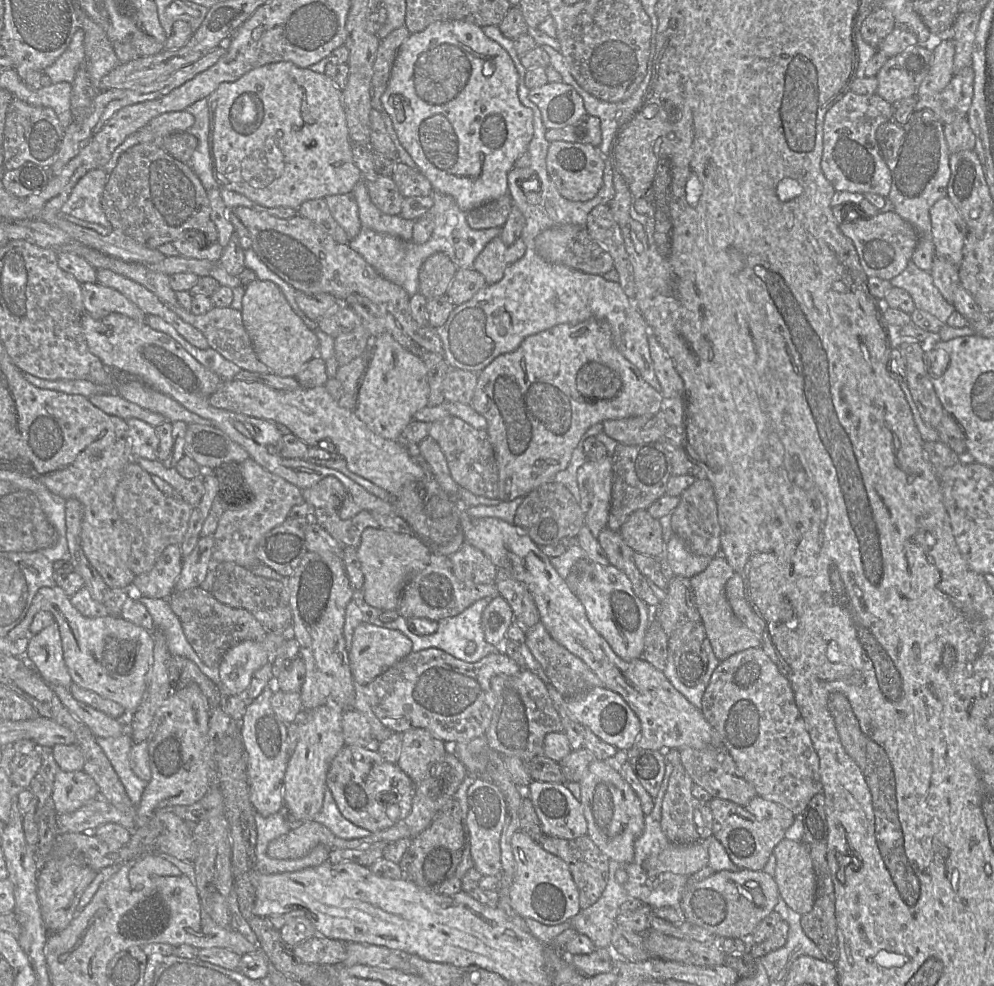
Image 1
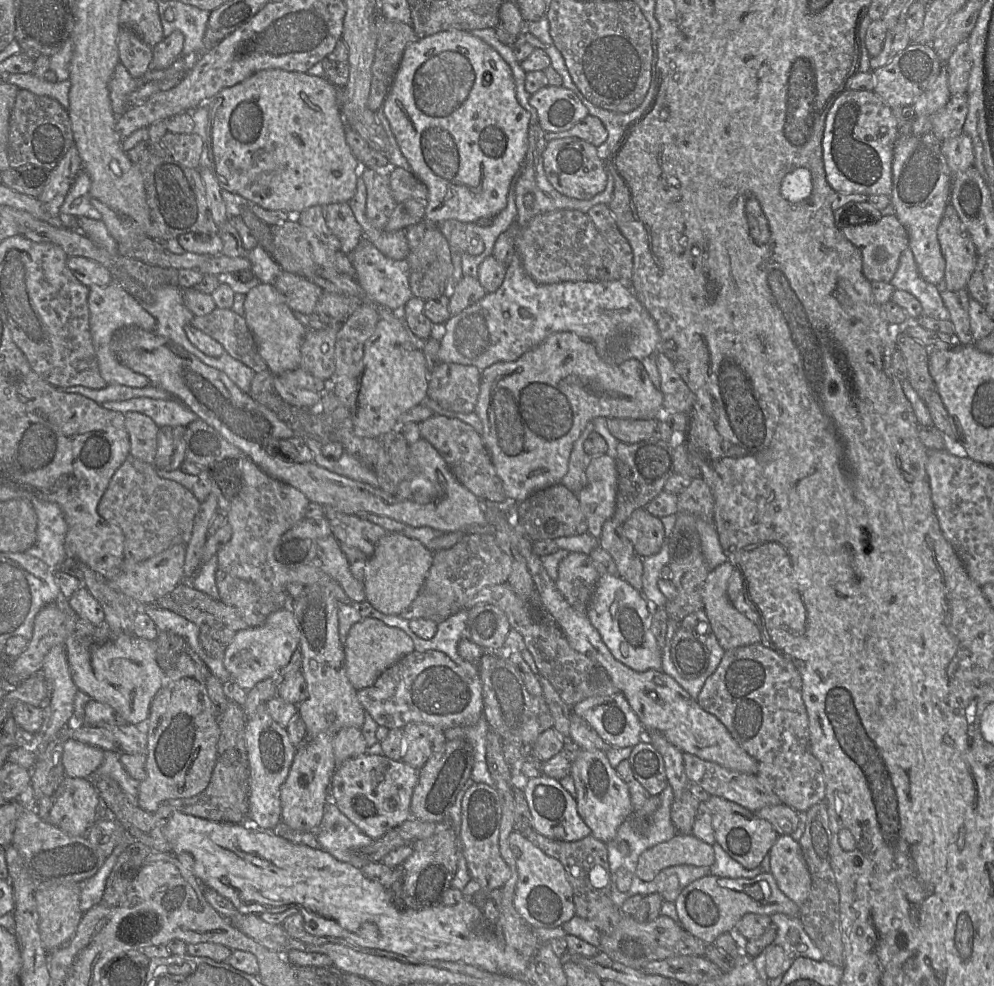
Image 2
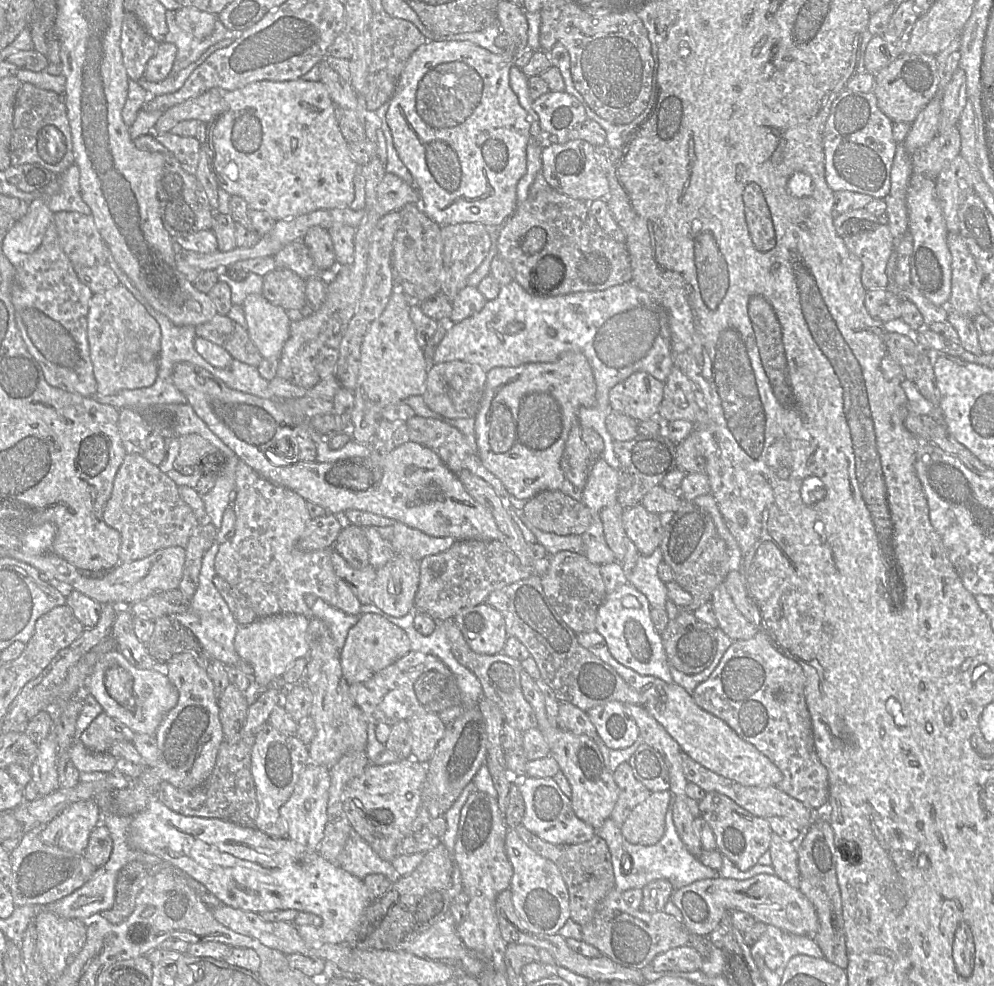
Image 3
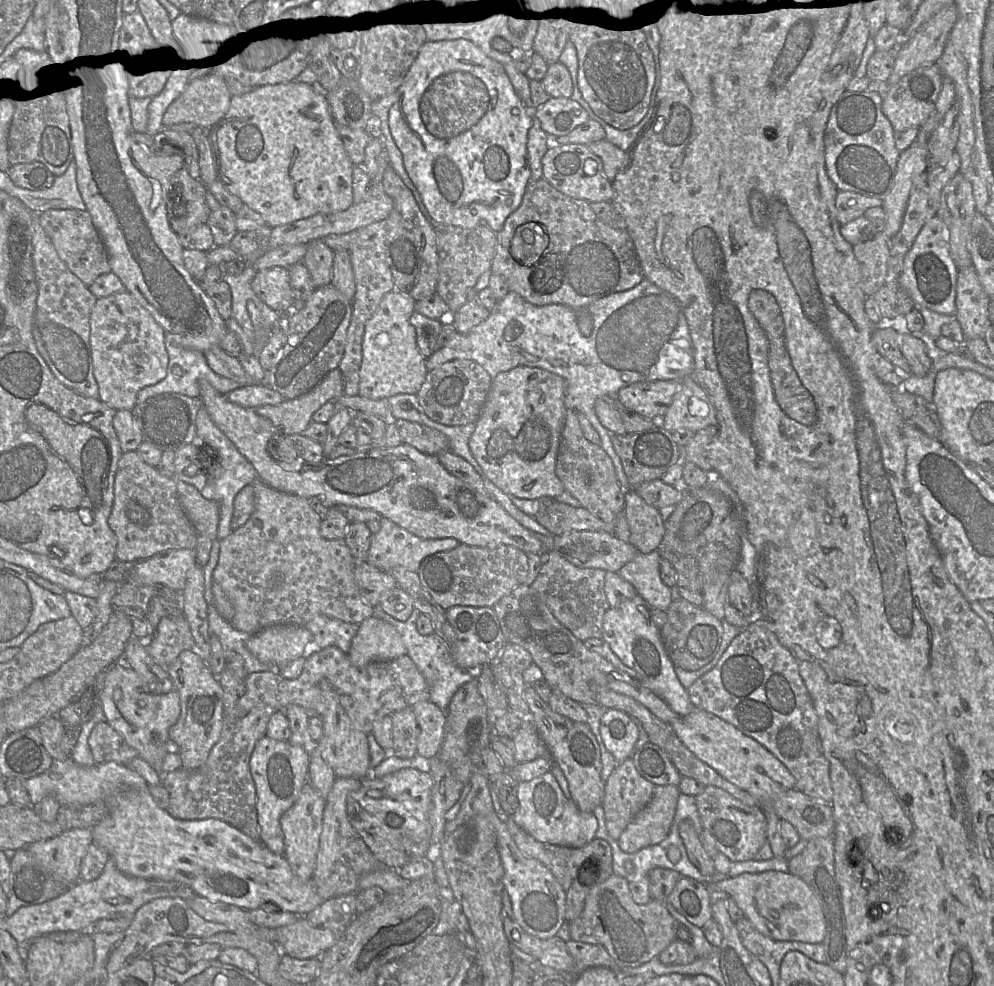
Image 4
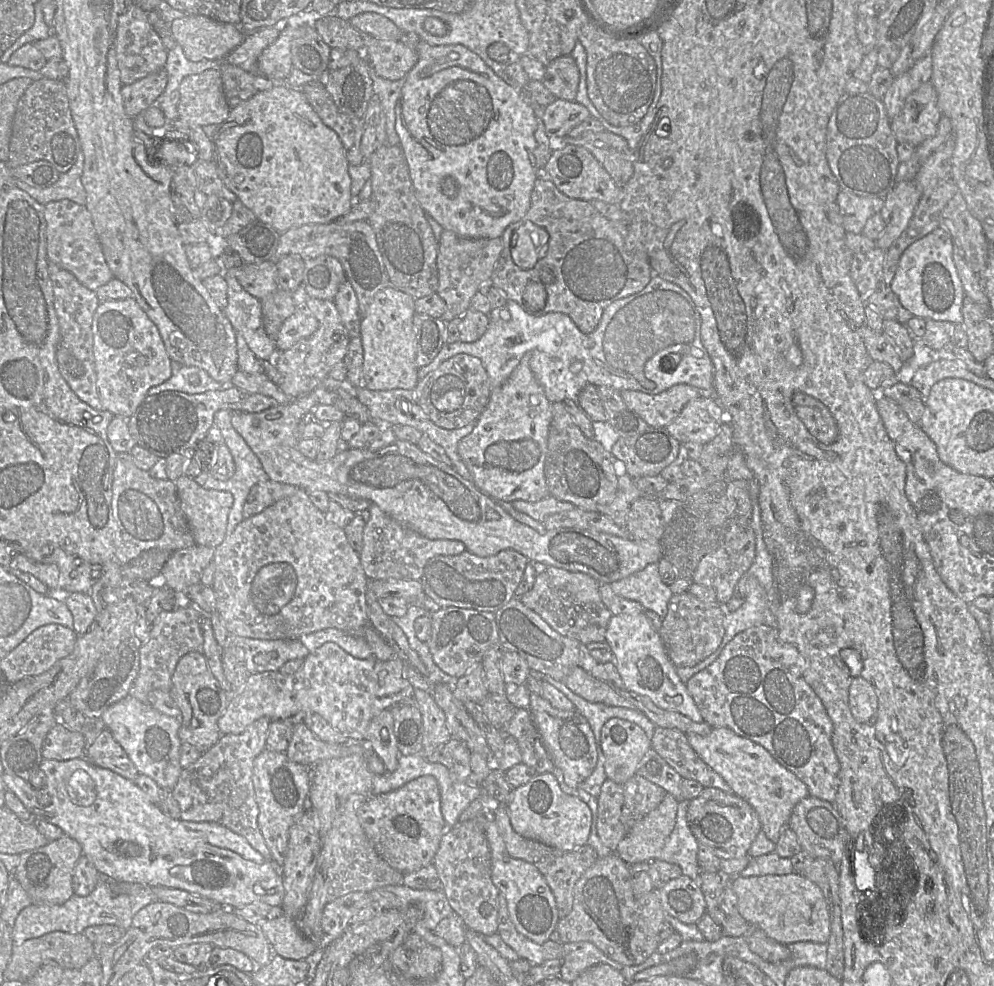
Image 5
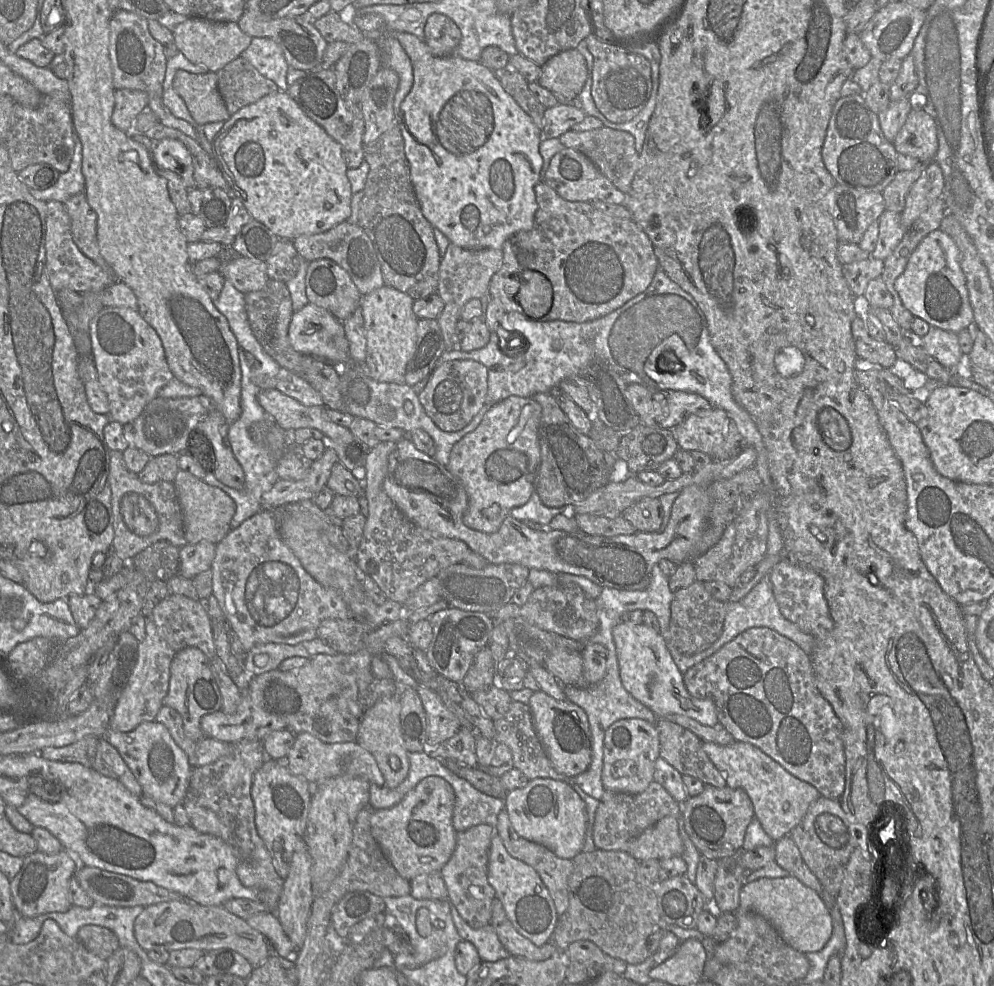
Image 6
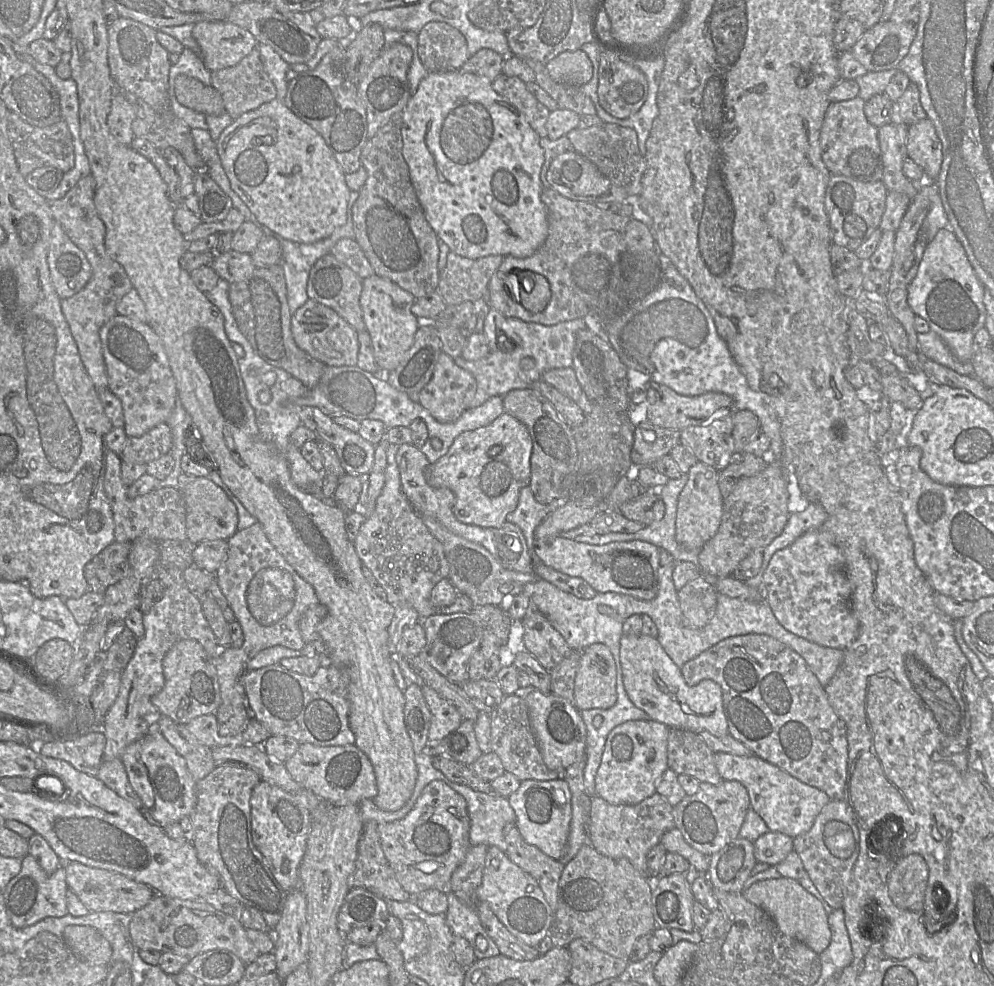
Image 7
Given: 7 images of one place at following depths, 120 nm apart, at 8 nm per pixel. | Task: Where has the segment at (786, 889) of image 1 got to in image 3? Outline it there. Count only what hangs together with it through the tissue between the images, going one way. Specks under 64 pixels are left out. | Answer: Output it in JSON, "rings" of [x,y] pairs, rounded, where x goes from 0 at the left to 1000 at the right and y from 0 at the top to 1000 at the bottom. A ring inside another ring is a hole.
{"rings":[[[778,844],[773,862],[776,867],[776,878],[780,883],[780,887],[795,899],[804,901],[803,864],[798,856]]]}

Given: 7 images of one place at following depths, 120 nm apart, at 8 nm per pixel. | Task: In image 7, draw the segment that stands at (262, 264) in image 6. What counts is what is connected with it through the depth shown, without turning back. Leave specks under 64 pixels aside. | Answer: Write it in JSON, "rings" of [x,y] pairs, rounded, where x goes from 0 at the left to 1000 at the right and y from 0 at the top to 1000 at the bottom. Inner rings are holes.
{"rings":[[[234,253],[224,258],[216,257],[212,271],[221,282],[231,288],[247,284],[258,272],[252,258],[238,256]]]}

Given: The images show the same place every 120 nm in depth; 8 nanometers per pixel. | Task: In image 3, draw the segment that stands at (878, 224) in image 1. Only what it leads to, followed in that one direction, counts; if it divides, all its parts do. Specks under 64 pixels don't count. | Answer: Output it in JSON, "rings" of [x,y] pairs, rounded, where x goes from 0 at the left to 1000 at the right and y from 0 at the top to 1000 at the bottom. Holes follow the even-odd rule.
{"rings":[[[891,226],[878,234],[862,235],[847,240],[853,254],[867,267],[866,285],[871,294],[891,293],[891,270],[898,255],[898,241]]]}

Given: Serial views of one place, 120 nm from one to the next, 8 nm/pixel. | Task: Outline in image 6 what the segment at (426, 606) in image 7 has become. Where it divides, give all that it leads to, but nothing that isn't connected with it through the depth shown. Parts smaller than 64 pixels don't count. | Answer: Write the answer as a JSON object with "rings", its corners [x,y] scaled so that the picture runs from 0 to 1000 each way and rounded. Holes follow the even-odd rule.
{"rings":[[[385,447],[374,454],[368,465],[367,503],[370,523],[363,550],[354,563],[361,577],[375,587],[388,606],[406,613],[424,592],[469,564],[468,550],[437,543],[413,529],[385,497],[389,480],[390,462],[398,448]]]}

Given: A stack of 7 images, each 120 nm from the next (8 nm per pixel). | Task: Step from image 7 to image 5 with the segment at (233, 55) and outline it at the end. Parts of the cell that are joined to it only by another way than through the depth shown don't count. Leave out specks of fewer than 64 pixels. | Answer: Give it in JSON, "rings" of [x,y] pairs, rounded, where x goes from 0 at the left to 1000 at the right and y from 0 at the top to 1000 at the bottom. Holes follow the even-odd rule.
{"rings":[[[187,15],[172,23],[172,32],[193,63],[225,62],[247,34],[239,25],[222,23],[204,15]]]}

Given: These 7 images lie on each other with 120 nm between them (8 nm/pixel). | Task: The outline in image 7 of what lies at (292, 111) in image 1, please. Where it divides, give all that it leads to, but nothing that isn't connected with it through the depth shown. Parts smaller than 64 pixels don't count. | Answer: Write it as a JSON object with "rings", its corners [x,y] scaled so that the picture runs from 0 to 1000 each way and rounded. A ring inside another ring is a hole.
{"rings":[[[277,99],[270,104],[264,105],[261,110],[247,114],[236,121],[220,138],[217,143],[217,150],[224,171],[230,181],[232,191],[249,209],[253,215],[258,219],[259,223],[277,237],[276,239],[283,239],[288,243],[299,246],[312,247],[331,240],[338,231],[348,226],[349,209],[352,201],[352,192],[347,184],[348,176],[346,176],[325,139],[312,127],[300,120],[291,110],[288,109],[284,101]]]}

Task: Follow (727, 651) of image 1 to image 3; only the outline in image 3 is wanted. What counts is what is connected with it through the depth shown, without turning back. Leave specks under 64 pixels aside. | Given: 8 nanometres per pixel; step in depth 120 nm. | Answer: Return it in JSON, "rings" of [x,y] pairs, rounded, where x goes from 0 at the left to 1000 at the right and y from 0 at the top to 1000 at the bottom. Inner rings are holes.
{"rings":[[[724,592],[716,601],[715,611],[722,630],[722,636],[736,649],[753,649],[765,635],[753,630],[740,617],[729,592]]]}

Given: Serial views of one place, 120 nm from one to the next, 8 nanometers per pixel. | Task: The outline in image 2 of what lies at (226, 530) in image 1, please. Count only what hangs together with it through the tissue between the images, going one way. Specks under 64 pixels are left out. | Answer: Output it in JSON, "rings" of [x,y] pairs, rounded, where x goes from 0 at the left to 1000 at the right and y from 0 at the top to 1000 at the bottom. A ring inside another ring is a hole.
{"rings":[[[243,461],[239,471],[243,495],[231,508],[226,521],[233,543],[217,561],[219,576],[235,585],[254,589],[267,599],[285,600],[294,590],[307,594],[321,592],[341,612],[355,612],[343,593],[324,578],[319,564],[316,569],[298,577],[291,577],[277,568],[276,557],[282,545],[307,524],[306,518],[312,508],[300,496],[269,482],[248,462]]]}

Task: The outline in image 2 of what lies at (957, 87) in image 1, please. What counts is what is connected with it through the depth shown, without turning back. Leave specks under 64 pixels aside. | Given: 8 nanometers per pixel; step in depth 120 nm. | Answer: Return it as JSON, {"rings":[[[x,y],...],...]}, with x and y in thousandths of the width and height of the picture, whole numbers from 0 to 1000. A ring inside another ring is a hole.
{"rings":[[[972,95],[957,96],[953,105],[943,114],[934,117],[937,134],[946,143],[964,138],[974,115]]]}

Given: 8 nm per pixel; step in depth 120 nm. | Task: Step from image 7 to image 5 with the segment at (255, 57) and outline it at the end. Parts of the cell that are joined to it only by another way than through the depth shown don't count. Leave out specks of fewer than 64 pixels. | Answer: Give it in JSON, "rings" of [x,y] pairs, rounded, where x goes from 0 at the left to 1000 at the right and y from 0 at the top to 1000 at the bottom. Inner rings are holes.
{"rings":[[[222,63],[220,67],[224,93],[231,110],[249,101],[257,95],[273,90],[278,83],[260,74],[252,74],[242,68]]]}

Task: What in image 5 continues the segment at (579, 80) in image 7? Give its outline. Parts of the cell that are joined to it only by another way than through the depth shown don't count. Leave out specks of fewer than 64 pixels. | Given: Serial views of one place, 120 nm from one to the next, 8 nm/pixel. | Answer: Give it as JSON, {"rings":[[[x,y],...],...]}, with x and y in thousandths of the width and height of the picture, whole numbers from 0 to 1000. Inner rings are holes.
{"rings":[[[574,56],[564,57],[549,67],[546,86],[560,99],[577,102],[584,81],[582,69]]]}

